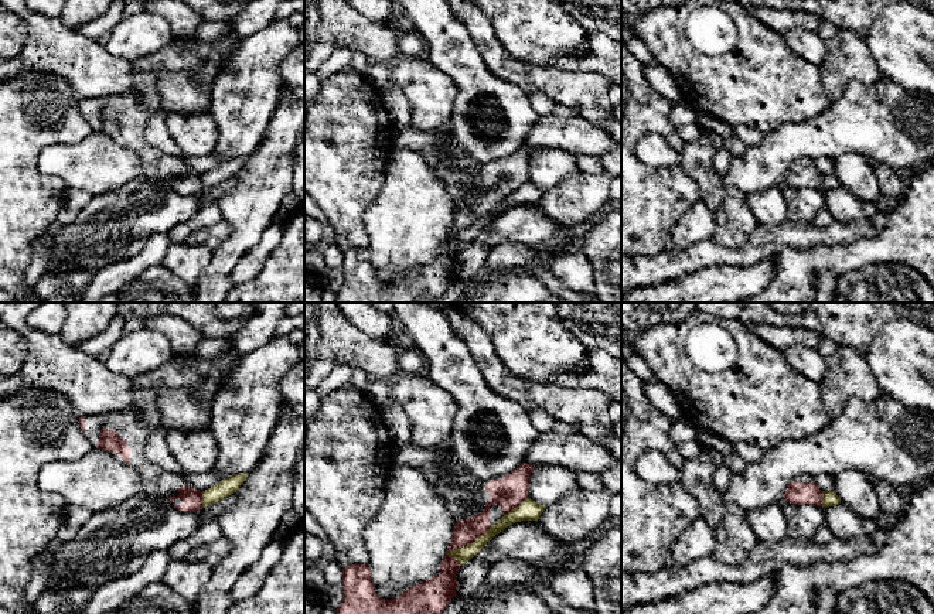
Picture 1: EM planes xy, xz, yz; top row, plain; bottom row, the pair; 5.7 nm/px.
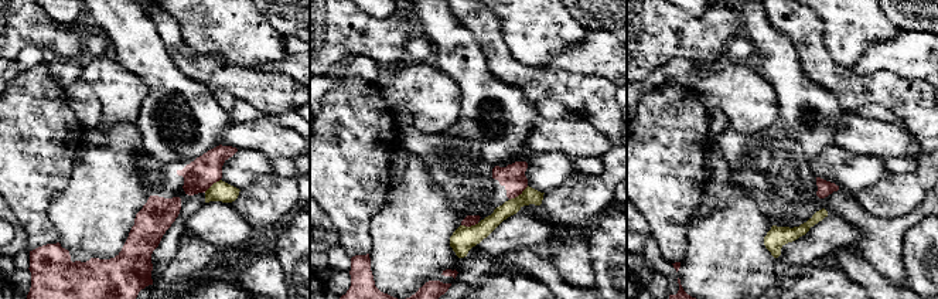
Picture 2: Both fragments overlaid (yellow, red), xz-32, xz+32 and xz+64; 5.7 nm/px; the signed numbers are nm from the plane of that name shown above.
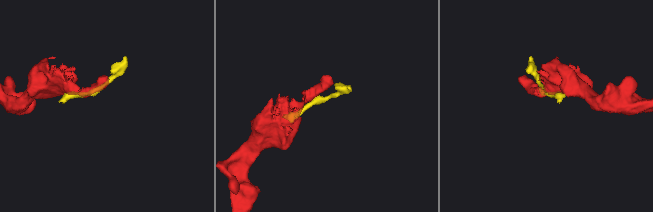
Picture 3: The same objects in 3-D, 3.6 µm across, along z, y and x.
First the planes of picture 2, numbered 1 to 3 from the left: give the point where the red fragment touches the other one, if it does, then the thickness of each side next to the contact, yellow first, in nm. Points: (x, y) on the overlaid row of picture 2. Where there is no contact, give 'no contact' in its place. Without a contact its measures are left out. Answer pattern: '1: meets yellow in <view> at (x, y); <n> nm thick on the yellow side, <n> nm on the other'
1: meets yellow in xz-32 at (212, 184); 110 nm thick on the yellow side, 180 nm on the other
2: meets yellow in xz+32 at (519, 194); 100 nm thick on the yellow side, 140 nm on the other
3: no contact

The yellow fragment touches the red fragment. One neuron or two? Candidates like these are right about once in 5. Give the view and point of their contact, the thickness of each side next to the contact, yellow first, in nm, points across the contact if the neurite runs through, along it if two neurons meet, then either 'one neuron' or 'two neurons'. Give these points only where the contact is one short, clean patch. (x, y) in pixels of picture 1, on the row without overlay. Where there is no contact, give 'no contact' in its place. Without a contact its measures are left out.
meets yellow in xz at (470, 227); 90 nm thick on the yellow side, 140 nm on the other; two neurons

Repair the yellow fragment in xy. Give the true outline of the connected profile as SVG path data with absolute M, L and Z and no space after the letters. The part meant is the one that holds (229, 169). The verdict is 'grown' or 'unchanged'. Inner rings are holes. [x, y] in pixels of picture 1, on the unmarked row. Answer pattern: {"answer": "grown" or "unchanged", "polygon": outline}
{"answer": "unchanged", "polygon": "M249 156L231 158L226 163L215 167L214 170L202 174L202 191L207 191L236 175L248 158Z"}

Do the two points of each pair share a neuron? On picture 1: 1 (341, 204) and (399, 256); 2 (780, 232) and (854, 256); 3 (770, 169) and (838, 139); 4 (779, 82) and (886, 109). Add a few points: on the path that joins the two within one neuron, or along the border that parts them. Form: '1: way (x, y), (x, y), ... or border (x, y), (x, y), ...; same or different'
1: border (377, 194), (362, 214), (367, 245); different
2: border (852, 241), (801, 251), (787, 249); different
3: way (787, 152), (798, 140), (821, 139); same
4: border (831, 102), (814, 116), (803, 120); different

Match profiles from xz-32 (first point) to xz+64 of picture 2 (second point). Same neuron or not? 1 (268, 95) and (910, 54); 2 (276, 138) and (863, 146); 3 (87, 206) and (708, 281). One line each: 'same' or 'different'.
1: different
2: same
3: same

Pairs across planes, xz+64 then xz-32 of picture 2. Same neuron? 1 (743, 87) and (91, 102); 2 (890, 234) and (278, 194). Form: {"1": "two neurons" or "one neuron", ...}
{"1": "two neurons", "2": "two neurons"}

